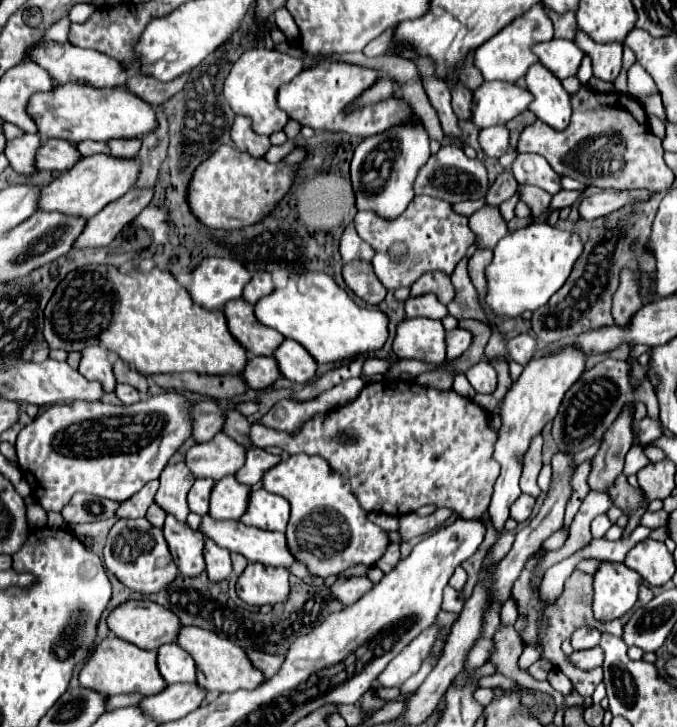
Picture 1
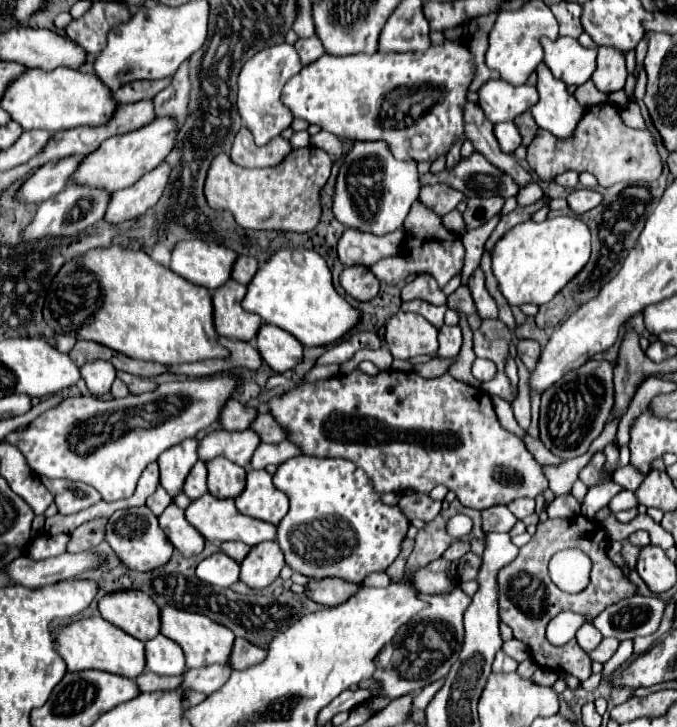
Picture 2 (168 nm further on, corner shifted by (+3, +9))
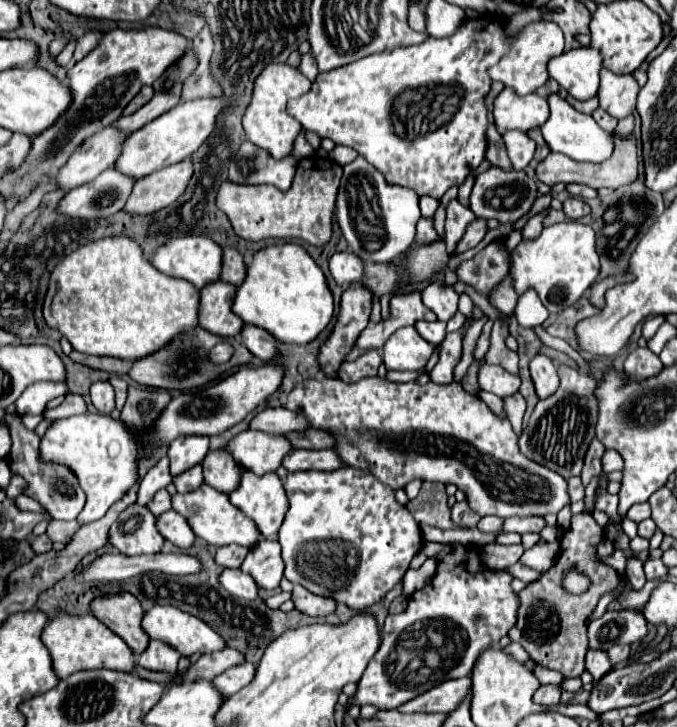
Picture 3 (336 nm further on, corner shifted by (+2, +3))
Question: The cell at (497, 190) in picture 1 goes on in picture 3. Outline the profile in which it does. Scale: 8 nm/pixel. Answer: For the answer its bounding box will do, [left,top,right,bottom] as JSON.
[456,218,486,254]

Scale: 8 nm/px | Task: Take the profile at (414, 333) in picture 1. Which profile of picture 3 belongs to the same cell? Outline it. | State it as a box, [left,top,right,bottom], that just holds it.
[382,328,434,370]

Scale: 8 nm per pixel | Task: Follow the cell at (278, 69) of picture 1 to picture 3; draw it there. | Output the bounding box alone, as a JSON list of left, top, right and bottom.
[242,64,312,160]

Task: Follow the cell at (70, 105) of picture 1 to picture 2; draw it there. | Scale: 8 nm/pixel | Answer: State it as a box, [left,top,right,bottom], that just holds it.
[1,68,119,134]

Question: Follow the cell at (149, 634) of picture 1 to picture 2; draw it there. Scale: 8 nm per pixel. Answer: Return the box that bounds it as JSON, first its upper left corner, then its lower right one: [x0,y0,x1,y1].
[99,590,161,642]

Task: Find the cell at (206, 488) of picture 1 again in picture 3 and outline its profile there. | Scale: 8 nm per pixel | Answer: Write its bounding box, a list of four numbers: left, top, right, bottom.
[174,464,204,494]

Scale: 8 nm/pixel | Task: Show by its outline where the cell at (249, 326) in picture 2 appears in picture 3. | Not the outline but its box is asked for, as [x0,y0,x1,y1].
[198,280,244,336]

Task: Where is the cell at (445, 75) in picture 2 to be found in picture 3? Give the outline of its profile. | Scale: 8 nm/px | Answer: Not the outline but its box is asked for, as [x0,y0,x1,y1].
[288,16,510,200]

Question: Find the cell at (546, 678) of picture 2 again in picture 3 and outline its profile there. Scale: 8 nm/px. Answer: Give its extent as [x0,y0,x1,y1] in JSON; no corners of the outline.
[534,686,560,706]

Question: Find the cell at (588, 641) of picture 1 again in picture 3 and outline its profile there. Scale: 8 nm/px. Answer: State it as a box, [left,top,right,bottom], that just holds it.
[586,652,612,680]

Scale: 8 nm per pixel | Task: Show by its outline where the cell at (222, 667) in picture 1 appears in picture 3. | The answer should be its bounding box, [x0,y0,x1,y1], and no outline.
[142,606,226,656]

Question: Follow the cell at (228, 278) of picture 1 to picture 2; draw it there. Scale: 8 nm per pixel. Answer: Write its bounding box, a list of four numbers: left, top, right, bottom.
[169,240,237,292]

